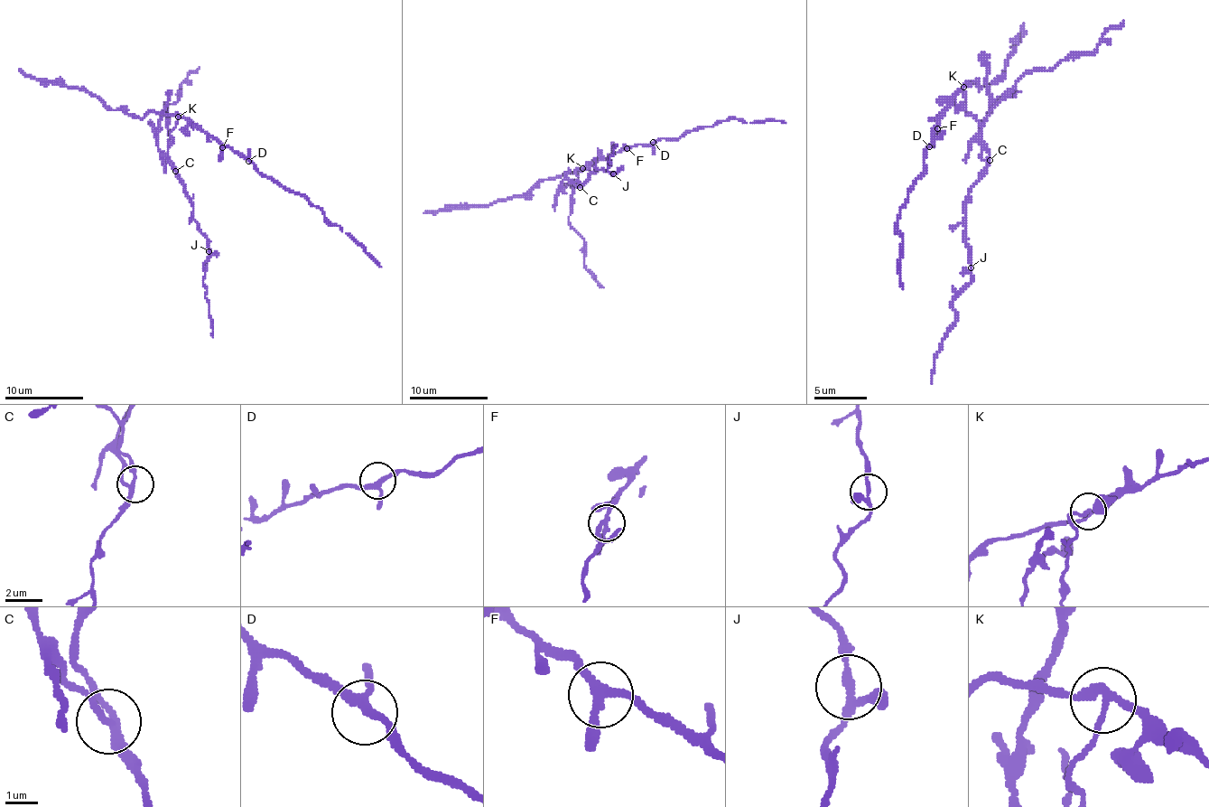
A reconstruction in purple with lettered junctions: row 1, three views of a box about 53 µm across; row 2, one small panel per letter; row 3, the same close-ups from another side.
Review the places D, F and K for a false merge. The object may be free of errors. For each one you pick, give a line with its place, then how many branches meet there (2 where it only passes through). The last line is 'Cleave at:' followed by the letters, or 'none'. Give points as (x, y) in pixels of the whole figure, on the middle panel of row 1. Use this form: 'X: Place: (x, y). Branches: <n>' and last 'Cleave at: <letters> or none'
K: Place: (582, 168). Branches: 3
Cleave at: K

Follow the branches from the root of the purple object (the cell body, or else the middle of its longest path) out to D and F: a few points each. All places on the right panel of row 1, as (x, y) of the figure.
D: (963, 89), (934, 126), (929, 146)
F: (963, 89), (944, 110), (937, 128)

